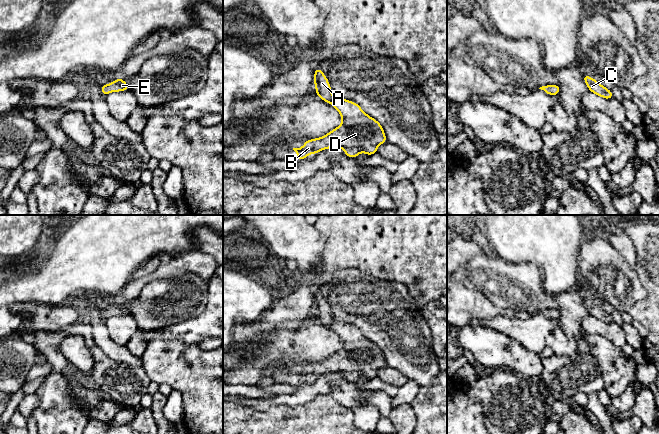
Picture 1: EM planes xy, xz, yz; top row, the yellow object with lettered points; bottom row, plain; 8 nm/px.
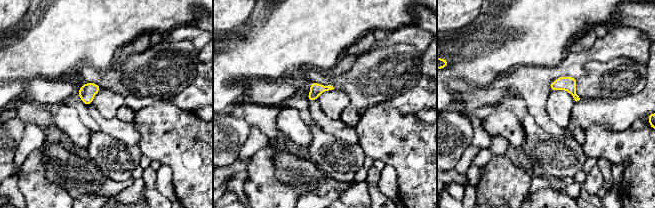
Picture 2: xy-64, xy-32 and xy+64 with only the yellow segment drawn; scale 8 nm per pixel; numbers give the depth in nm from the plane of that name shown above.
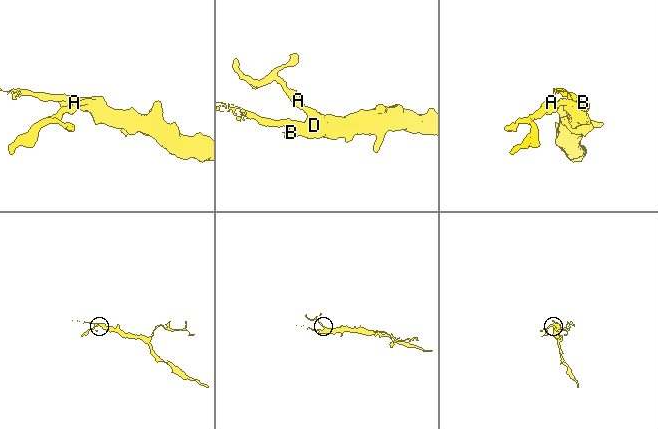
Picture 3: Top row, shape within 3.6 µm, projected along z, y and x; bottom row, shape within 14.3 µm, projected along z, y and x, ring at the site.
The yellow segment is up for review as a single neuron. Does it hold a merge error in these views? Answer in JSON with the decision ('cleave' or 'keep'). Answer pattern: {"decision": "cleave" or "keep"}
{"decision": "keep"}

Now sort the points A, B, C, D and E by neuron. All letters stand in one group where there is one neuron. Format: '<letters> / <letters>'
A B C D E

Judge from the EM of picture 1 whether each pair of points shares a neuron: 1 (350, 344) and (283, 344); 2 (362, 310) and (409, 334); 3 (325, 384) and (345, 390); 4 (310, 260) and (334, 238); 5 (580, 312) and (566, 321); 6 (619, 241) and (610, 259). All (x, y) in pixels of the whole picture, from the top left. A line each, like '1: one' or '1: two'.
1: two
2: one
3: one
4: two
5: one
6: two

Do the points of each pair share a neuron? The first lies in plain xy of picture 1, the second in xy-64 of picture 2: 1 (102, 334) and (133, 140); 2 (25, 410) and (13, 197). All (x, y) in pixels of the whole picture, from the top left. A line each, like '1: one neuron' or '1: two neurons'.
1: one neuron
2: one neuron

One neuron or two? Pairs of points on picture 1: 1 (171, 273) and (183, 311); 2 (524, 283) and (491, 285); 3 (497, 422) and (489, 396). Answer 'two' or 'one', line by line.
1: two
2: one
3: one

